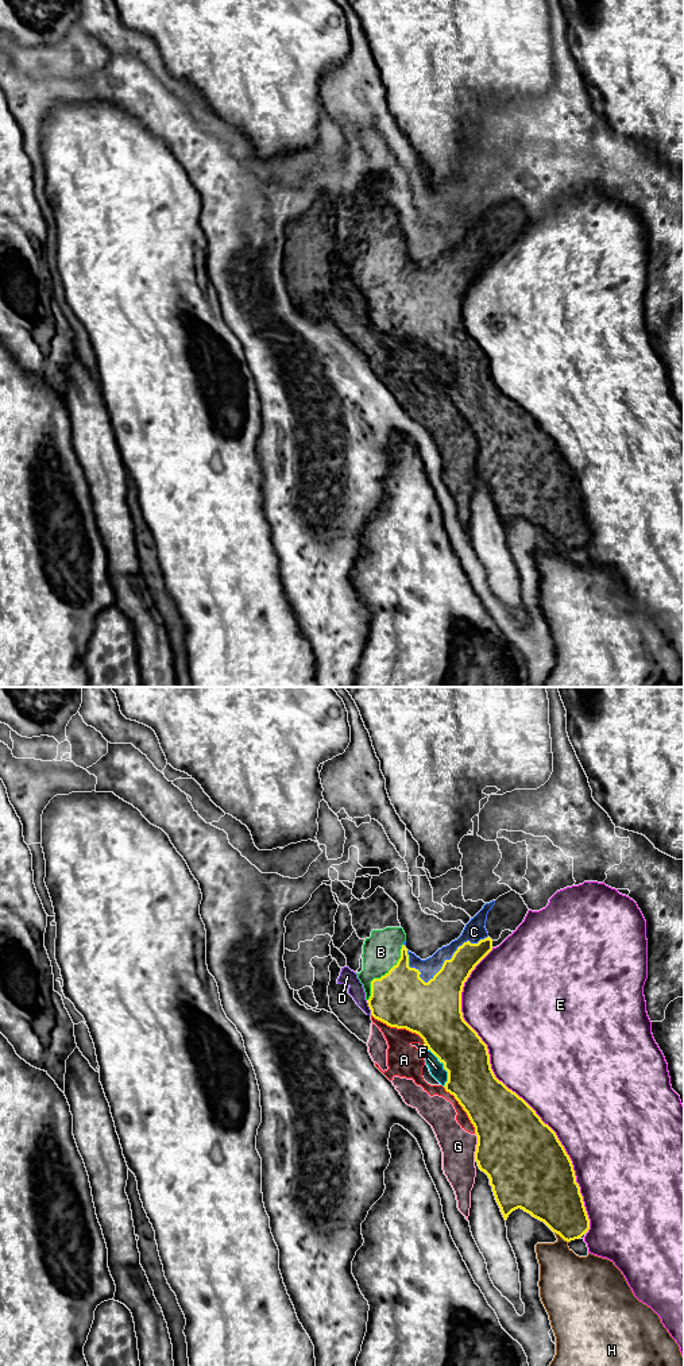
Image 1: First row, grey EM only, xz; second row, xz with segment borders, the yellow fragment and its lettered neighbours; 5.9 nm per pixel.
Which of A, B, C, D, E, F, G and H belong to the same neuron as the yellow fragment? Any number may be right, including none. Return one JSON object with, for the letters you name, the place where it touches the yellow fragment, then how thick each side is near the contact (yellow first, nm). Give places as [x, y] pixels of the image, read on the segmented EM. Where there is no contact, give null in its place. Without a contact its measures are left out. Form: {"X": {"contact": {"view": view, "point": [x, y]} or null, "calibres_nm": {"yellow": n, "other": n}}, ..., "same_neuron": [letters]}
{"B": {"contact": {"view": "xz", "point": [385, 975]}, "calibres_nm": {"yellow": 340, "other": 220}}, "C": {"contact": {"view": "xz", "point": [445, 960]}, "calibres_nm": {"yellow": 260, "other": 120}}, "F": {"contact": {"view": "xz", "point": [444, 1068]}, "calibres_nm": {"yellow": 280, "other": 90}}, "same_neuron": ["B", "C", "F"]}

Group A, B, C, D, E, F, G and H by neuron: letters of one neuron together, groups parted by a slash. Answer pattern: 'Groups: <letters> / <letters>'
Groups: A D G / B C F / E / H

